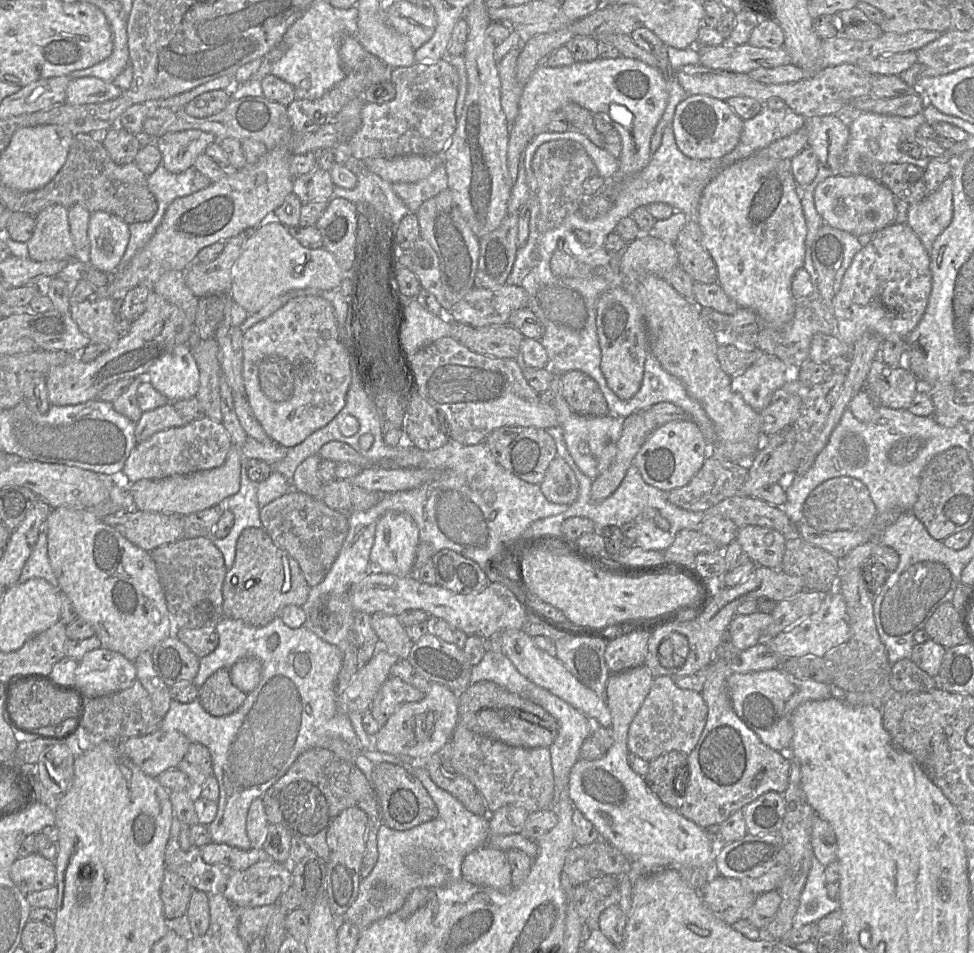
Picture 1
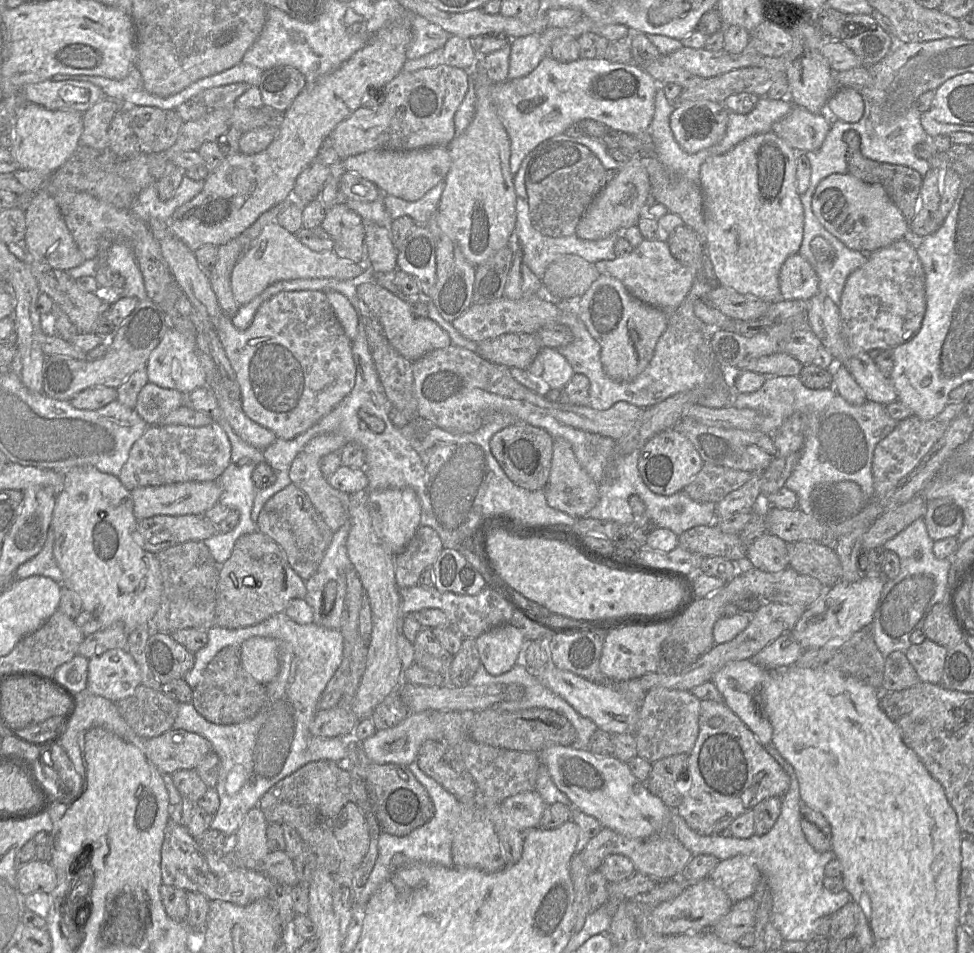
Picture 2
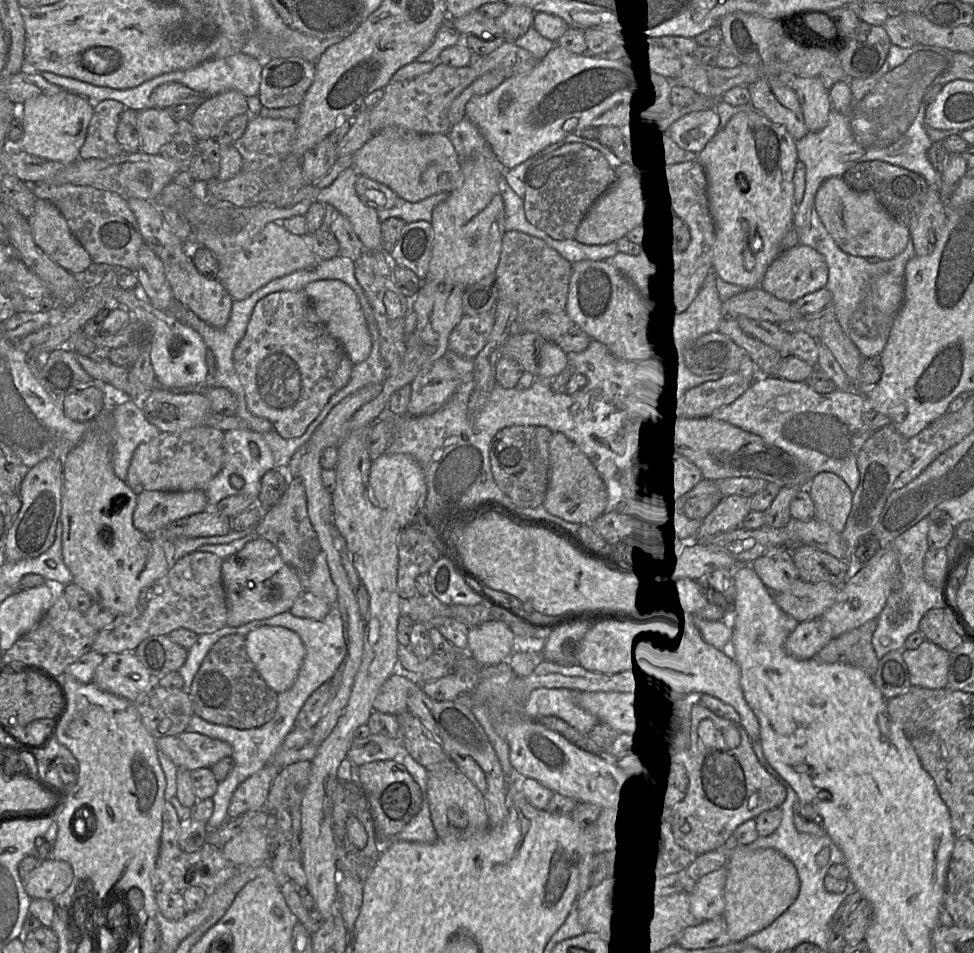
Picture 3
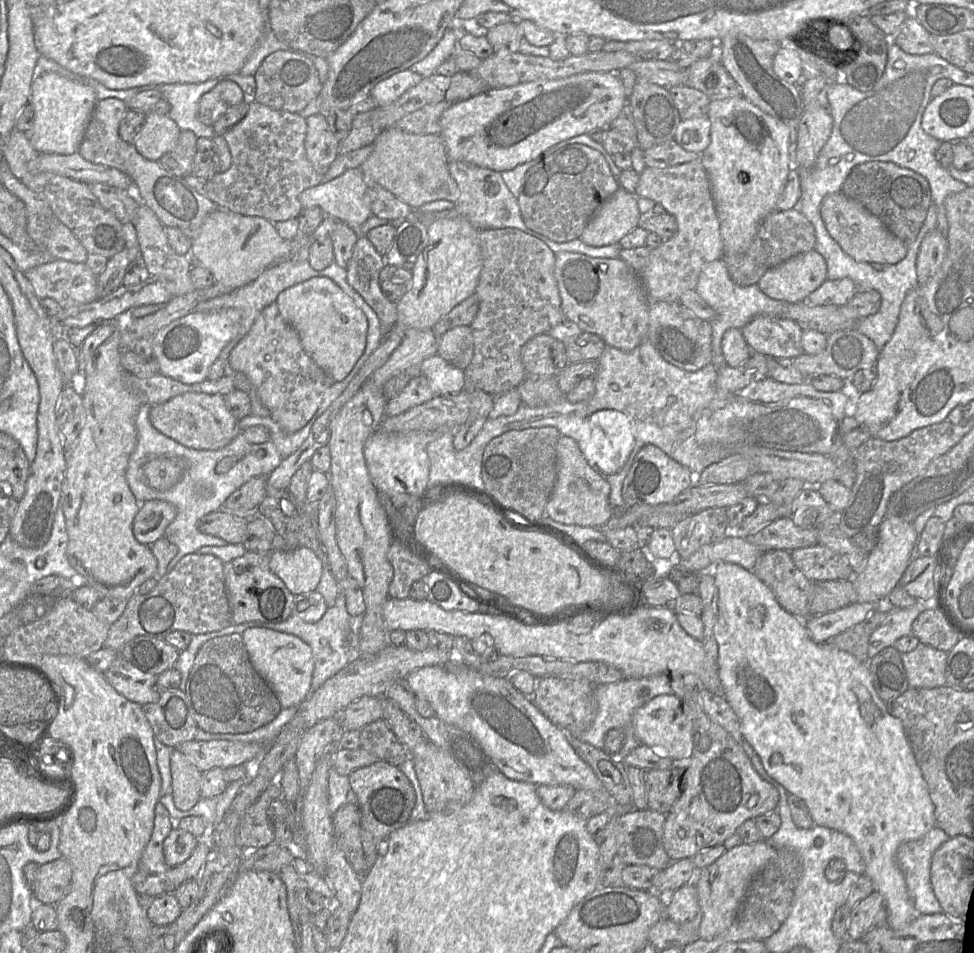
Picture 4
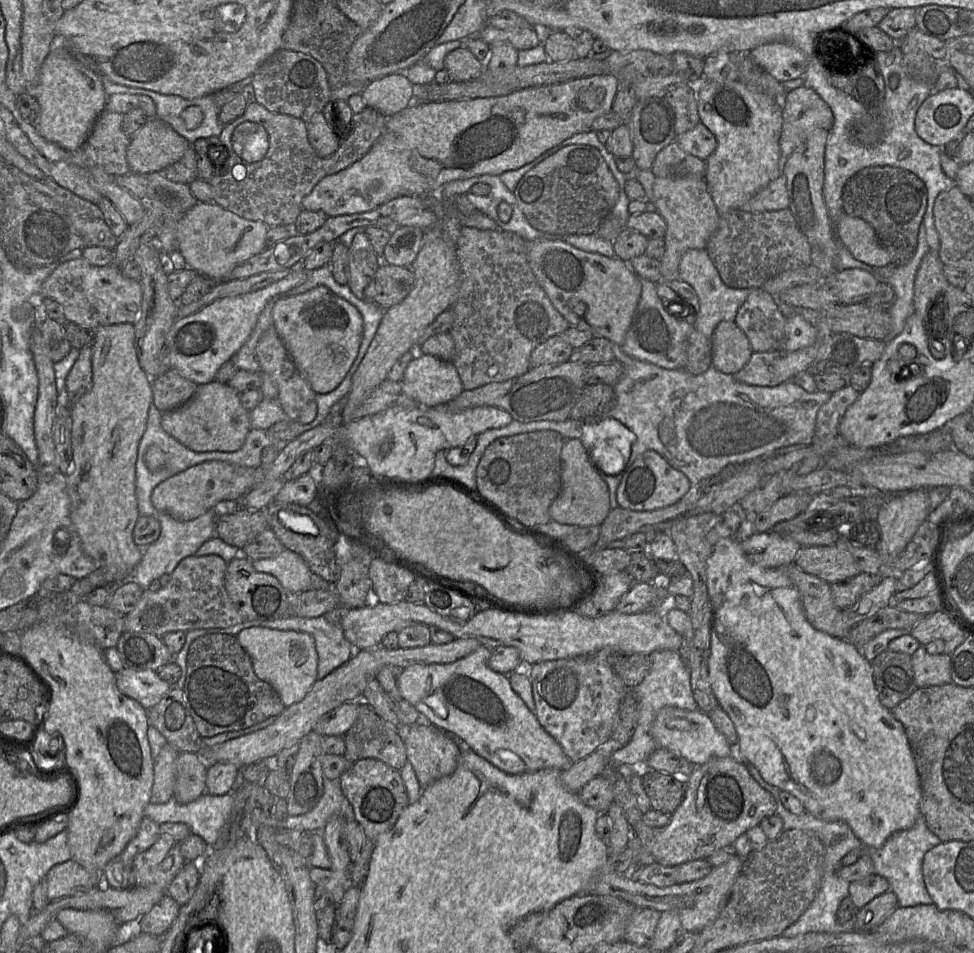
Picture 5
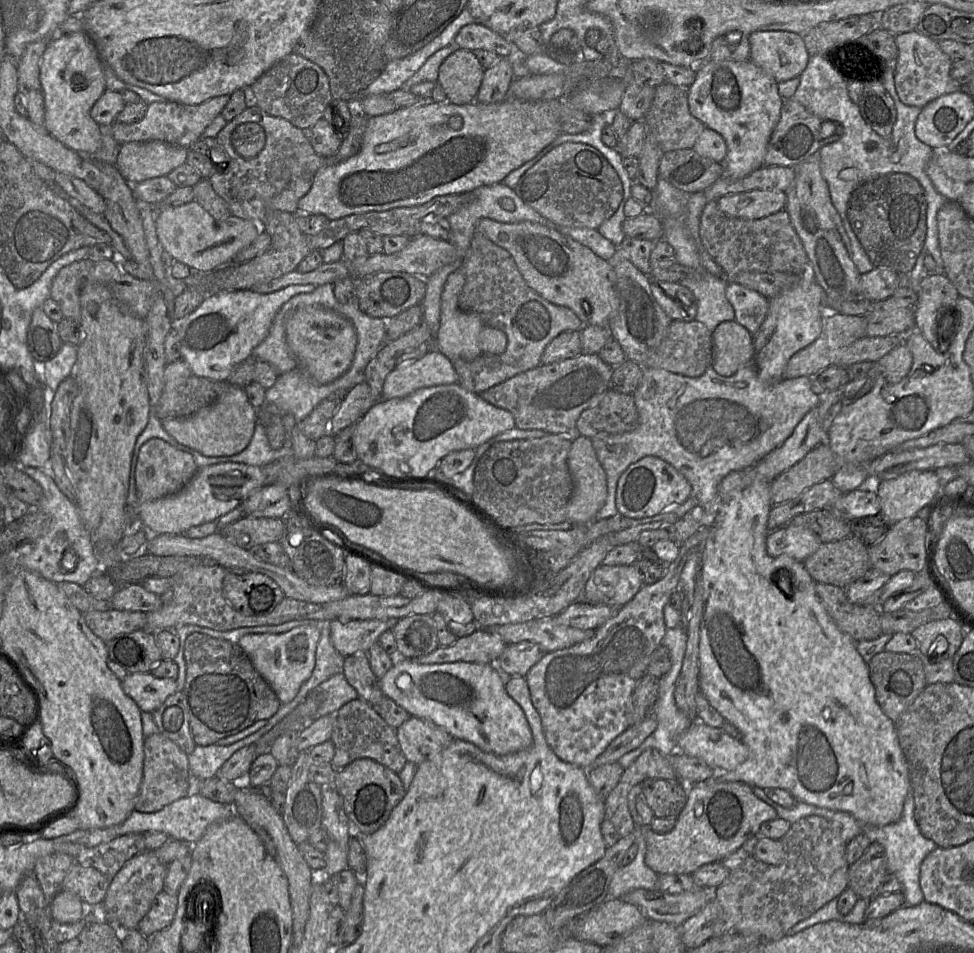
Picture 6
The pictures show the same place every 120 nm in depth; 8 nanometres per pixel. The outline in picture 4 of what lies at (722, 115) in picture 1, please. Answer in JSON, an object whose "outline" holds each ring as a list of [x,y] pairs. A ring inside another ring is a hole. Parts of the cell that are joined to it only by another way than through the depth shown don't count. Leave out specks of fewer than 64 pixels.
{"outline":[[[706,115],[681,120],[674,140],[684,150],[699,155],[710,145],[711,122]]]}

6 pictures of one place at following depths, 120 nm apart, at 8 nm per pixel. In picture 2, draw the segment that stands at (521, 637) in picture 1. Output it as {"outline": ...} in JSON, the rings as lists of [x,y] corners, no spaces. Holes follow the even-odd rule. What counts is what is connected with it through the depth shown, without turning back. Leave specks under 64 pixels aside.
{"outline":[[[549,661],[543,668],[532,674],[552,692],[564,699],[573,709],[596,726],[611,734],[633,734],[639,716],[639,707],[629,703],[614,686],[591,682],[570,671],[557,668]]]}

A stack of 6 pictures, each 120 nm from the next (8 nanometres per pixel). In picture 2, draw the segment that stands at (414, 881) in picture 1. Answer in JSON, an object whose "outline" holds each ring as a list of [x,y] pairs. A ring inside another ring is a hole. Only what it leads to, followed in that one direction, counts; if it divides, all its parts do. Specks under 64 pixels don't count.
{"outline":[[[413,761],[408,765],[408,768],[427,790],[433,801],[435,814],[429,822],[406,836],[399,837],[381,832],[378,841],[378,857],[374,868],[365,886],[360,891],[357,891],[356,903],[361,906],[366,906],[378,889],[386,883],[398,869],[404,866],[417,864],[432,864],[443,867],[454,866],[452,858],[452,829],[462,812],[462,804],[454,795],[445,790],[434,779],[426,775],[419,768],[417,761]]]}

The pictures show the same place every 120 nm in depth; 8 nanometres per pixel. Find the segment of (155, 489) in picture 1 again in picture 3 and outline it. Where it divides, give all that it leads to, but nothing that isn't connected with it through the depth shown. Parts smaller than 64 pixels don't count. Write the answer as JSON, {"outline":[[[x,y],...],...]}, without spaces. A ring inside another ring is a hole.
{"outline":[[[204,489],[191,491],[144,491],[137,495],[133,513],[134,527],[146,535],[173,521],[191,516],[207,508]]]}

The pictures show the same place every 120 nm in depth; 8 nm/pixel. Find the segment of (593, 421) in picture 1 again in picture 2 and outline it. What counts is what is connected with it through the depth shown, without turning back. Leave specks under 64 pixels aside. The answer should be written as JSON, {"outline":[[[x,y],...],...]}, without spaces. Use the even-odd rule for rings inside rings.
{"outline":[[[543,347],[540,350],[544,369],[542,381],[544,390],[564,388],[574,375],[574,371],[566,358],[555,348]]]}

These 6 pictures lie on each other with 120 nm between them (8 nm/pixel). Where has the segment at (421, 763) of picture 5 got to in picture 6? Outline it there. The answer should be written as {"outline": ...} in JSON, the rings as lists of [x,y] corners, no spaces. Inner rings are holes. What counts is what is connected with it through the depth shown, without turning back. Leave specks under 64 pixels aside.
{"outline":[[[414,716],[399,726],[396,732],[406,760],[417,766],[439,754],[454,739],[433,722]]]}

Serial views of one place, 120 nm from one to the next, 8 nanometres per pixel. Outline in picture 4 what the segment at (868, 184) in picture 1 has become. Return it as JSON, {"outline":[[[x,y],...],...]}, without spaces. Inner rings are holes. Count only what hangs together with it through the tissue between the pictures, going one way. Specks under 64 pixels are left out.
{"outline":[[[843,192],[826,195],[821,202],[820,213],[830,236],[858,262],[891,265],[901,261],[907,254],[908,245],[892,234],[878,217]]]}

